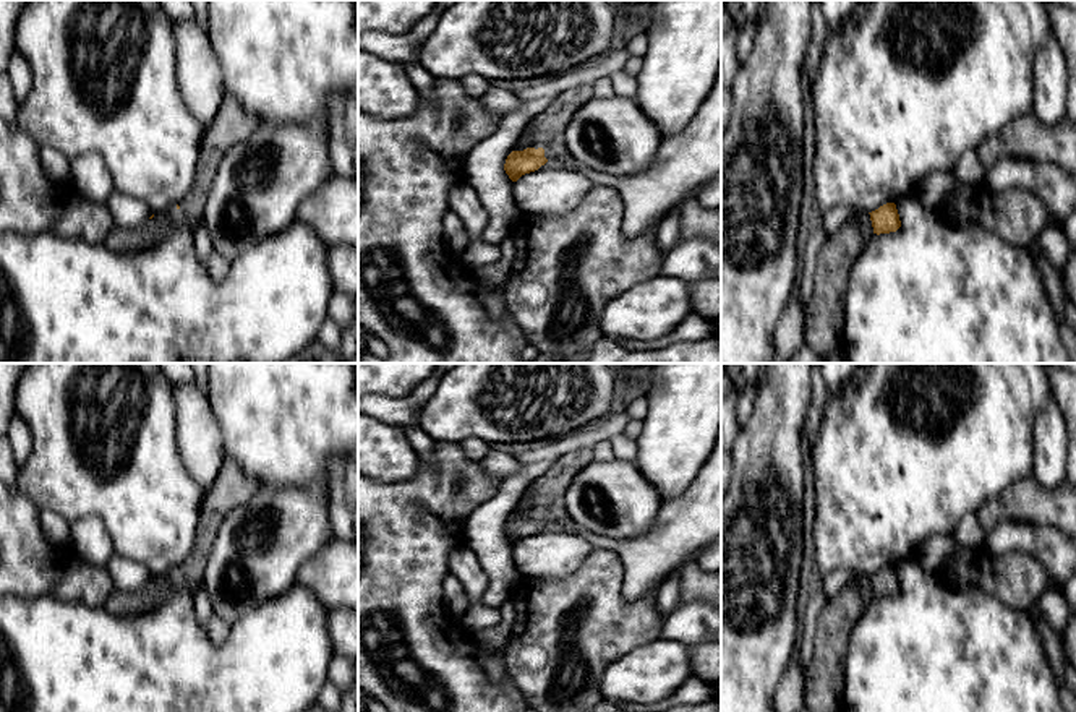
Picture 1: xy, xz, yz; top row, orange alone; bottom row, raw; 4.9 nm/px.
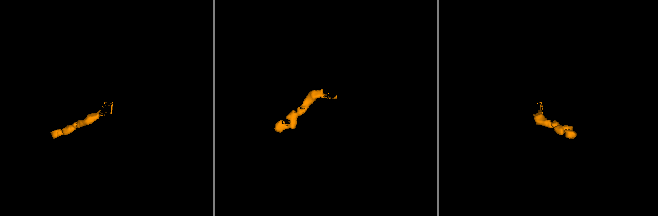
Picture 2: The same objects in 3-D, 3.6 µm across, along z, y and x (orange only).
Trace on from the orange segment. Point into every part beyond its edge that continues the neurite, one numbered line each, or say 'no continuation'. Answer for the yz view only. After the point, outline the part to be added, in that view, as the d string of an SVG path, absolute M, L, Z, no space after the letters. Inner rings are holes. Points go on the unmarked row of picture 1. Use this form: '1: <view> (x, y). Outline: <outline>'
1: yz (824, 688). Outline: M857 574L825 603L817 621L813 658L805 668L804 707L807 710L841 710L851 633L872 598L870 577Z

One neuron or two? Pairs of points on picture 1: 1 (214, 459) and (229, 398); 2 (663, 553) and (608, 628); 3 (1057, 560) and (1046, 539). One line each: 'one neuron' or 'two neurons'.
1: two neurons
2: two neurons
3: one neuron

